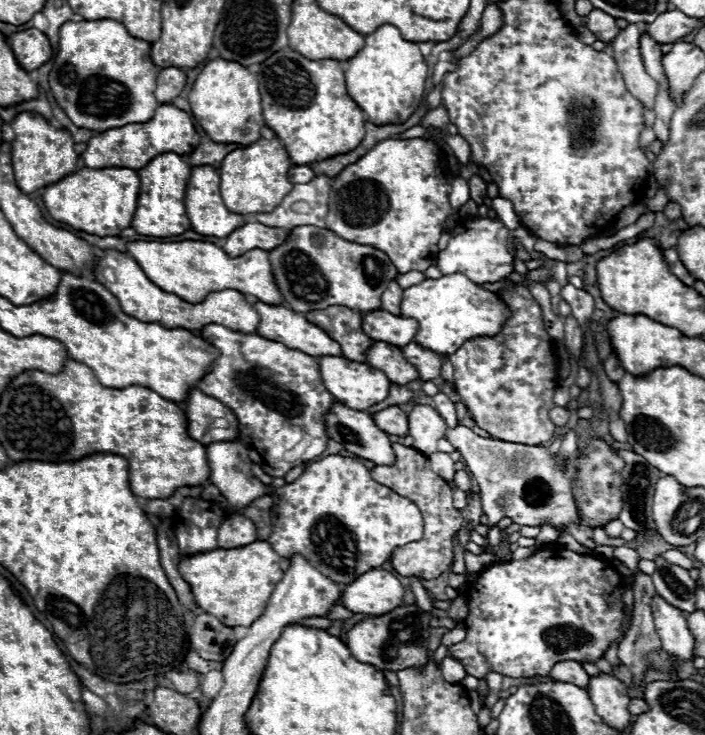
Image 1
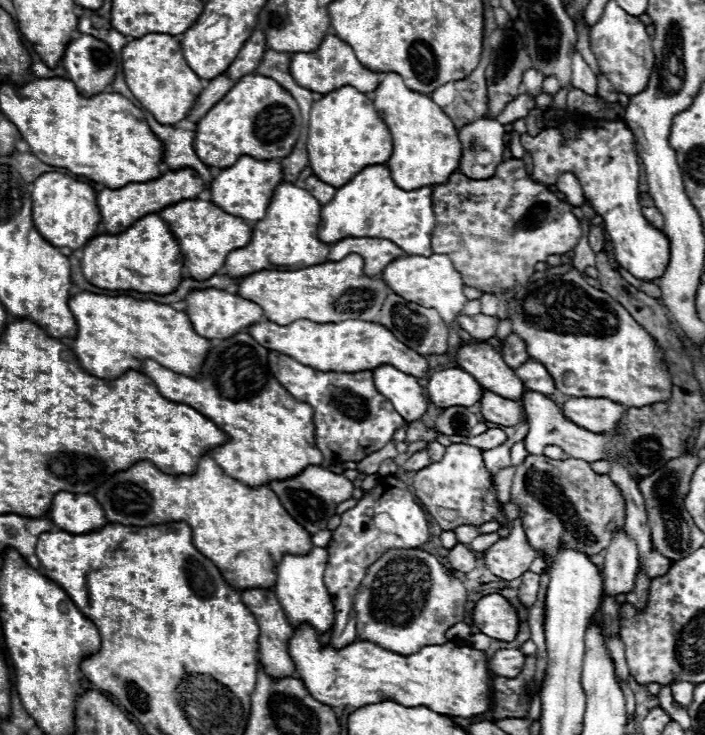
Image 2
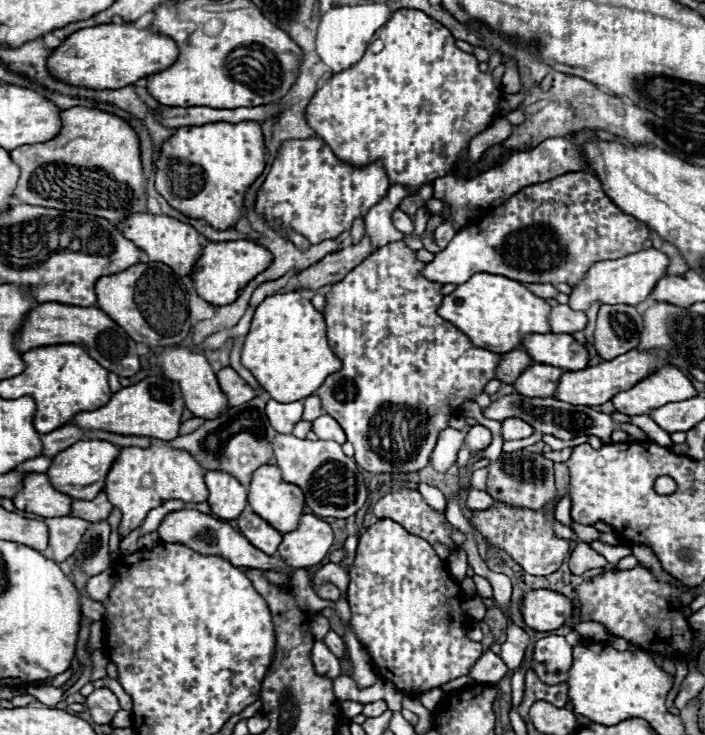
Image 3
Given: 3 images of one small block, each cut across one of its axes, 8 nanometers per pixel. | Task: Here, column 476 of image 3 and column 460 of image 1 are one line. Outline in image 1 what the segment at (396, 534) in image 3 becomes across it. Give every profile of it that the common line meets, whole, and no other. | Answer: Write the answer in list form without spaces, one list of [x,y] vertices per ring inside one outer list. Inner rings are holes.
[[[562,546],[558,548],[552,548],[552,550],[540,550],[528,558],[522,558],[522,560],[512,560],[512,562],[504,562],[504,564],[492,564],[490,568],[482,570],[480,576],[470,584],[466,596],[468,596],[468,618],[464,620],[466,624],[466,640],[450,646],[450,656],[454,656],[456,660],[460,660],[466,668],[466,672],[470,676],[476,676],[476,678],[486,678],[486,674],[492,670],[492,672],[498,672],[498,674],[504,674],[504,676],[510,676],[510,678],[528,678],[528,676],[548,676],[552,666],[562,662],[562,660],[574,660],[574,662],[596,662],[598,658],[604,656],[604,652],[608,650],[608,646],[612,642],[620,642],[624,638],[624,632],[620,630],[624,622],[628,622],[630,626],[630,620],[632,616],[626,616],[624,612],[624,602],[622,602],[622,592],[624,592],[624,582],[622,582],[622,576],[610,566],[610,562],[602,560],[602,558],[594,558],[594,556],[586,556],[586,554],[576,554],[572,550],[566,550]]]

